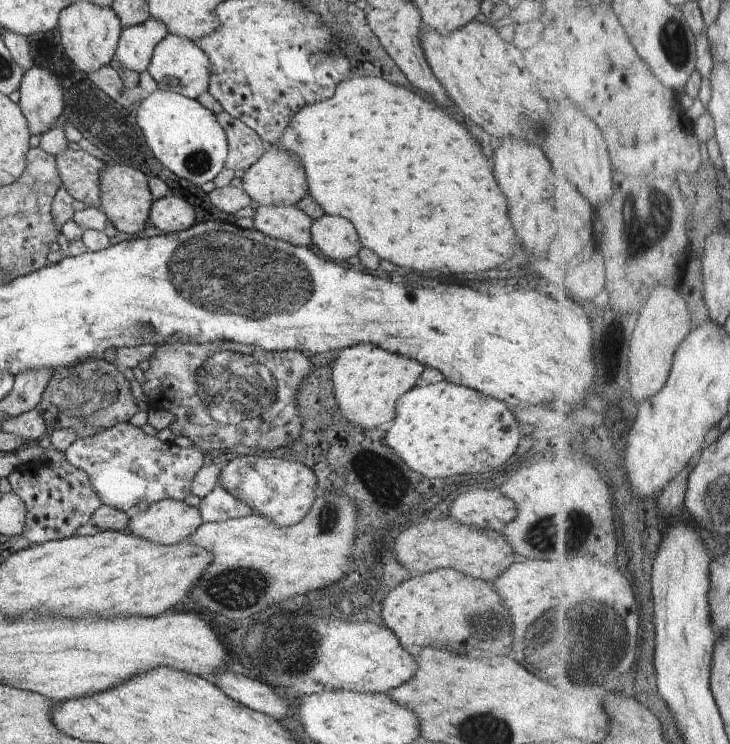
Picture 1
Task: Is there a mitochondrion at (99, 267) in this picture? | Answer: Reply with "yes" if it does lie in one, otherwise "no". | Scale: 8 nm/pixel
no

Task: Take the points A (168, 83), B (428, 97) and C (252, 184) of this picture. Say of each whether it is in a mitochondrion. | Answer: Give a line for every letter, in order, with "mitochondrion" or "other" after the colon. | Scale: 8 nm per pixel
A: other
B: other
C: other

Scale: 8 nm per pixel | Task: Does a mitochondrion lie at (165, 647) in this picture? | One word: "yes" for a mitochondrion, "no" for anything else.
no

